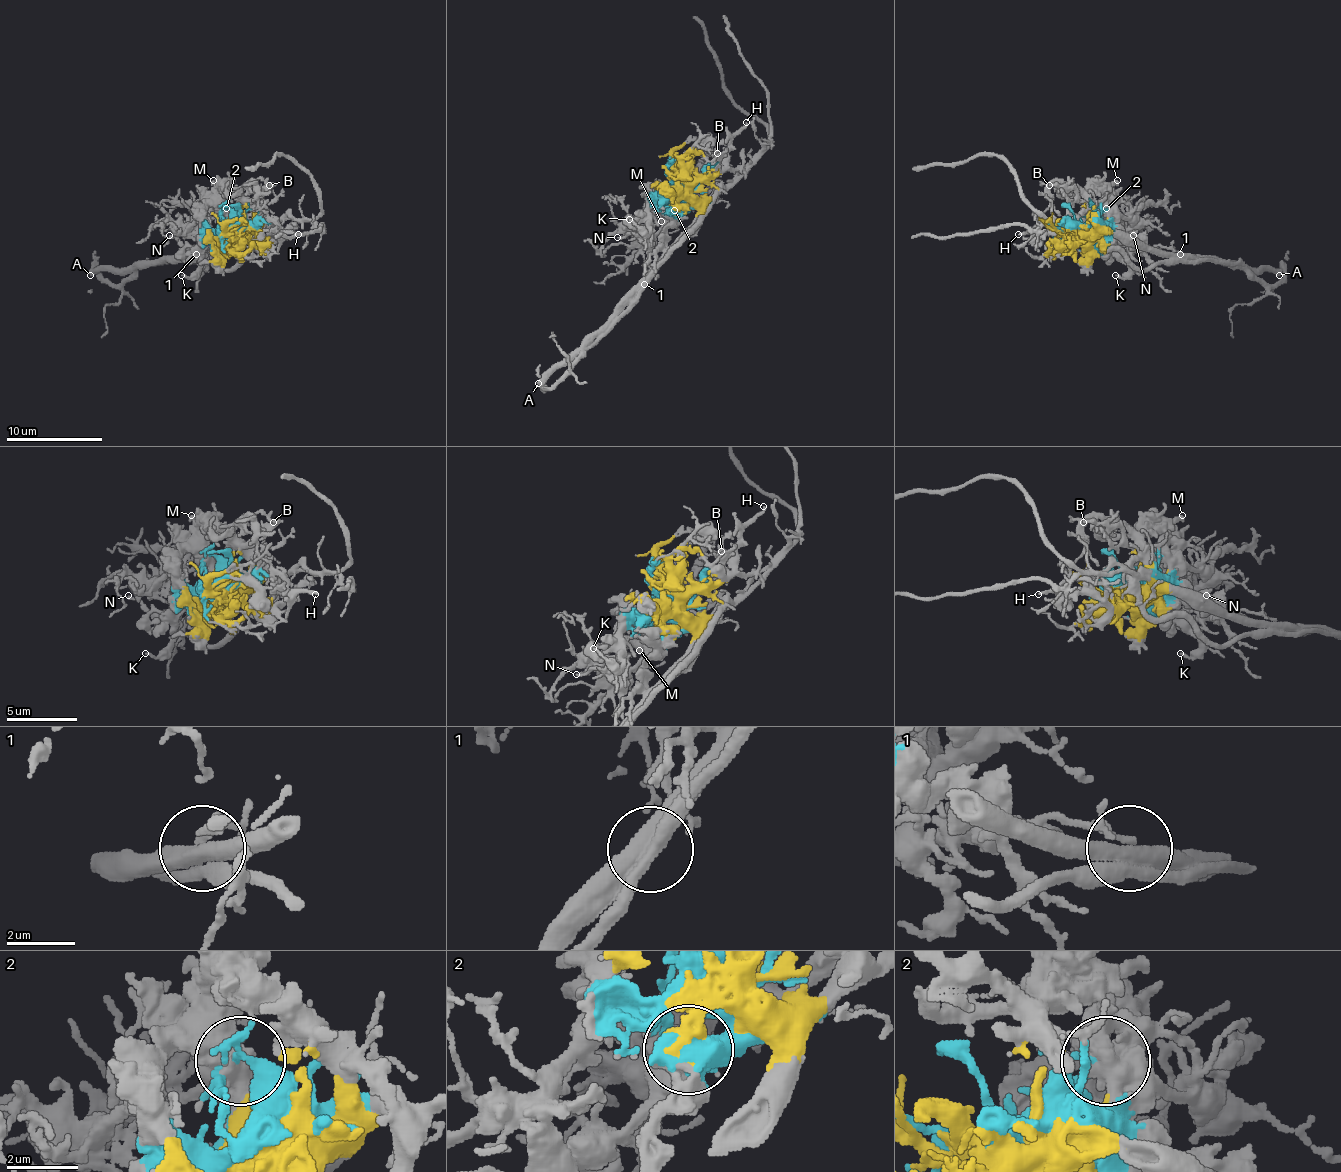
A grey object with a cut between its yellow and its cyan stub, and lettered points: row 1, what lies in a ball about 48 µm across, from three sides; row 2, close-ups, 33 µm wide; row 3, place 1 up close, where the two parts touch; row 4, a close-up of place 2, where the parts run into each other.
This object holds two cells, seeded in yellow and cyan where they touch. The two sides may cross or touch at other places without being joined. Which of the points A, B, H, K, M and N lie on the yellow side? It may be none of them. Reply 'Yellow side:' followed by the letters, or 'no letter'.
Yellow side: A, B, H, M

